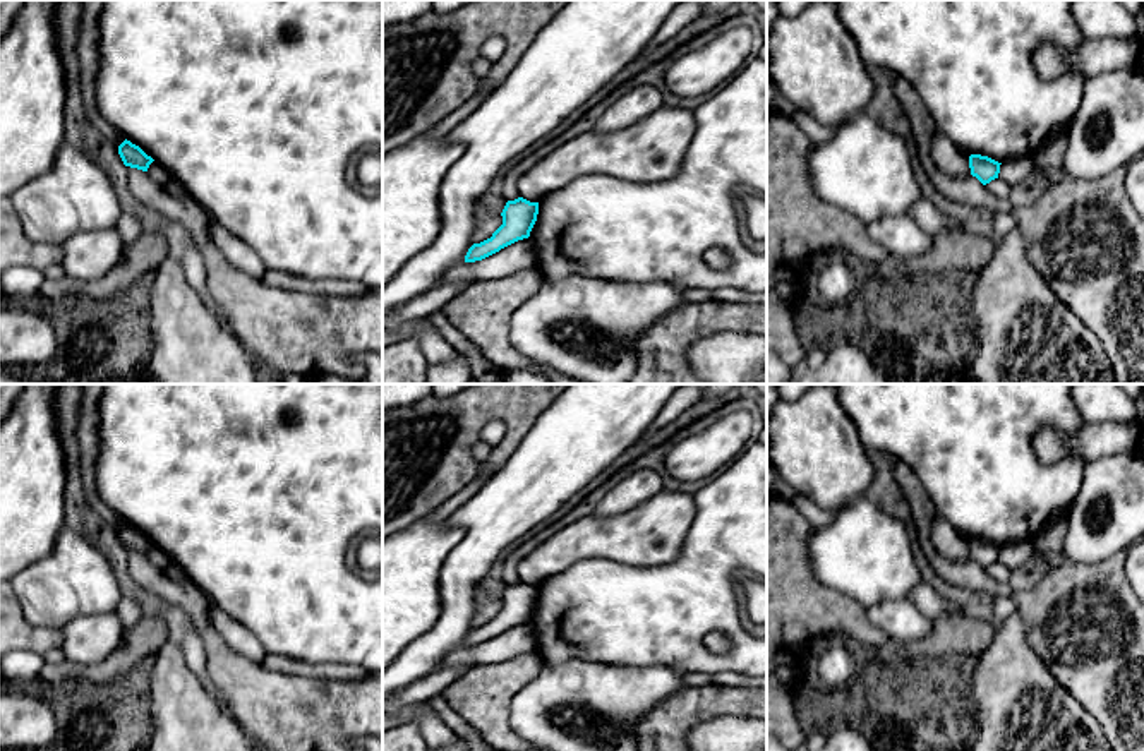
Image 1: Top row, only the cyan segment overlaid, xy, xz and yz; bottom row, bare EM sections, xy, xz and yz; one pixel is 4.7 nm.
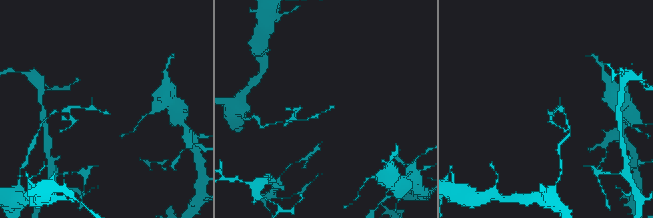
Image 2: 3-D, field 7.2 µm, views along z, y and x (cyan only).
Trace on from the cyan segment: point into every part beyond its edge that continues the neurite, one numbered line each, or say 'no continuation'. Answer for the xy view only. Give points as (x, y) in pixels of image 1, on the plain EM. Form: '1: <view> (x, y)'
no continuation

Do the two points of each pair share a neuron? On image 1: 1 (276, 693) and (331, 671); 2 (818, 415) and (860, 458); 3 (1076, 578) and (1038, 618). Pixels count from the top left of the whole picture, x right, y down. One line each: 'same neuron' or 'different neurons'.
1: different neurons
2: same neuron
3: same neuron

